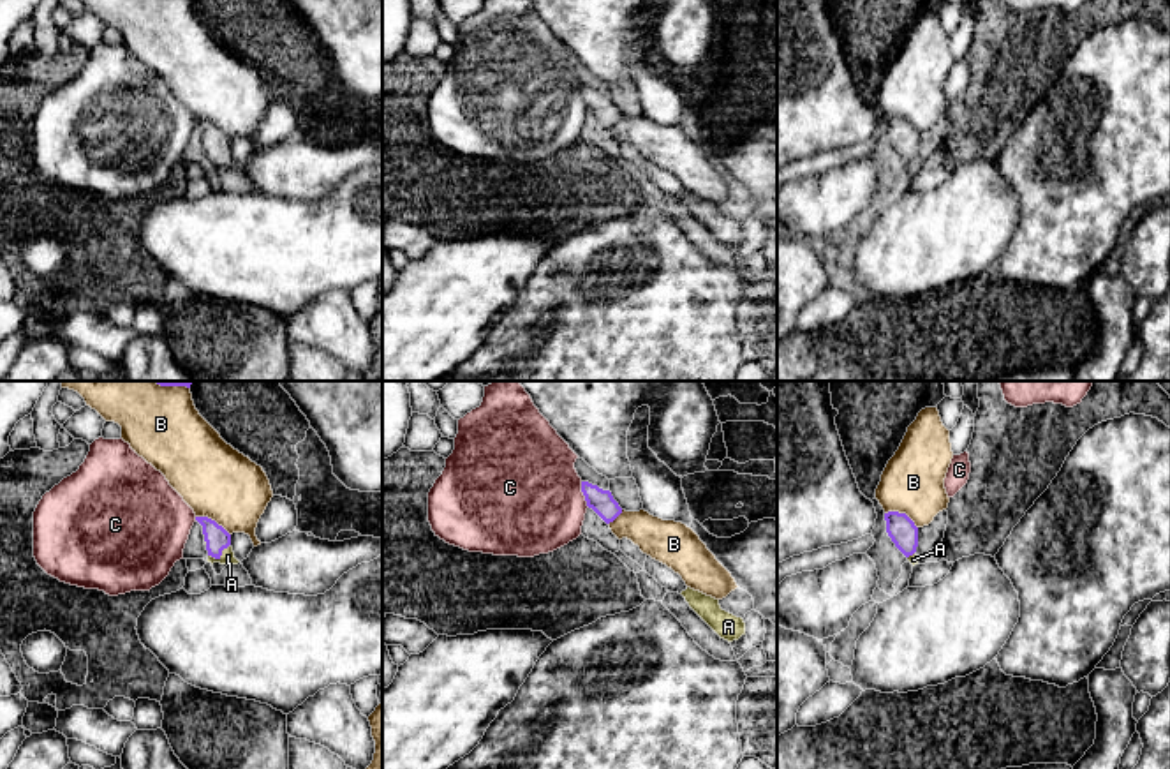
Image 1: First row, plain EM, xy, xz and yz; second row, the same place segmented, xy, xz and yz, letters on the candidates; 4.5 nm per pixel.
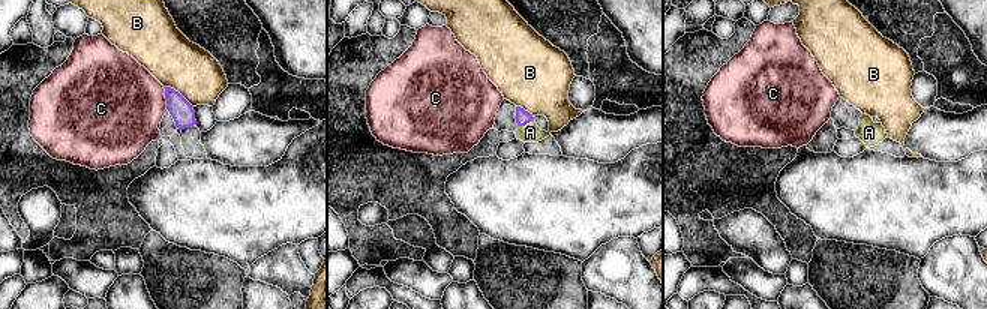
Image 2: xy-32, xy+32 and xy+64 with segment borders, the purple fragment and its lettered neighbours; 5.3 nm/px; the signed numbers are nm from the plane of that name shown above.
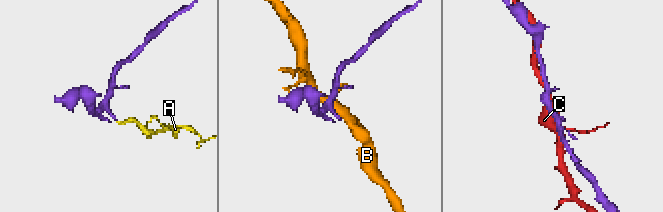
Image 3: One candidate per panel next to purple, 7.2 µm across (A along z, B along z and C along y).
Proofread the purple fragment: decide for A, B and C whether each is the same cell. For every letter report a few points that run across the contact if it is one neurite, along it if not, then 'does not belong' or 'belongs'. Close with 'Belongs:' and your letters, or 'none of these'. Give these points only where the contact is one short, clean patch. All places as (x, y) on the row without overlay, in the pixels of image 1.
A: line xy (217, 143), (219, 161), (228, 161); belongs
B: does not belong
C: does not belong
Belongs: A

